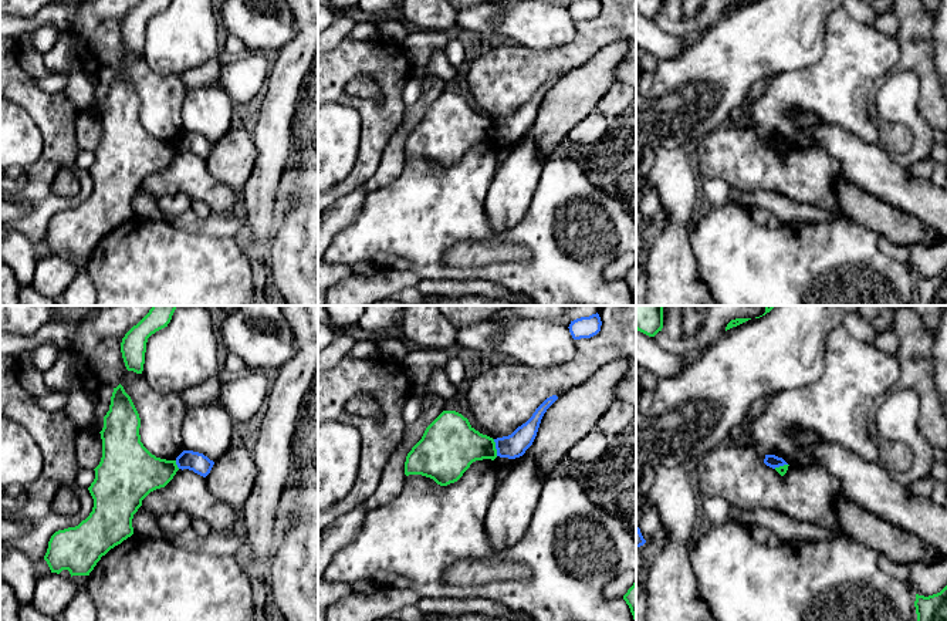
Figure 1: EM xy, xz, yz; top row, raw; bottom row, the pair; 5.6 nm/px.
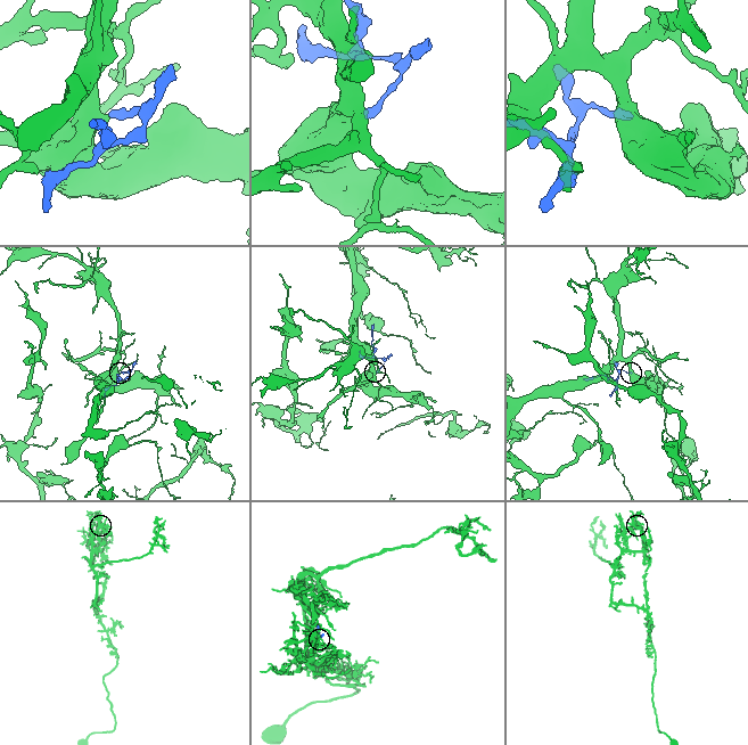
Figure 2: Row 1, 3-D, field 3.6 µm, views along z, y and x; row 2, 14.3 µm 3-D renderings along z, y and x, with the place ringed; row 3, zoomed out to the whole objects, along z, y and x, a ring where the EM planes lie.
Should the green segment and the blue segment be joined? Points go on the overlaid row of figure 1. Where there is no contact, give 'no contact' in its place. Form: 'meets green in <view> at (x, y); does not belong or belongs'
meets green in xz at (494, 448); does not belong

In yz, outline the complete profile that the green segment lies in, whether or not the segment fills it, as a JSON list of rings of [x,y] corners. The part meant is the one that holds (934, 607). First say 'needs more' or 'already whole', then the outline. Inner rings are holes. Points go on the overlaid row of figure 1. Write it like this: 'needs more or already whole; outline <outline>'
already whole; outline [[[947,585],[929,597],[916,594],[914,607],[917,621],[947,621]]]

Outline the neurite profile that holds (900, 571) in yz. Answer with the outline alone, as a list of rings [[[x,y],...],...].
[[[879,554],[877,557],[879,568],[886,573],[887,576],[909,583],[910,580],[910,566],[909,564],[899,564],[892,558],[886,557],[885,554]]]

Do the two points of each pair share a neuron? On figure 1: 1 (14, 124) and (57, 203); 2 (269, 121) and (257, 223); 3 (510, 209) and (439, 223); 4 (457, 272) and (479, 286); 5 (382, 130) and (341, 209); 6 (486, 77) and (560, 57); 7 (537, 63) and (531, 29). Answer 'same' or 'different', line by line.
1: different
2: same
3: different
4: different
5: different
6: same
7: different

